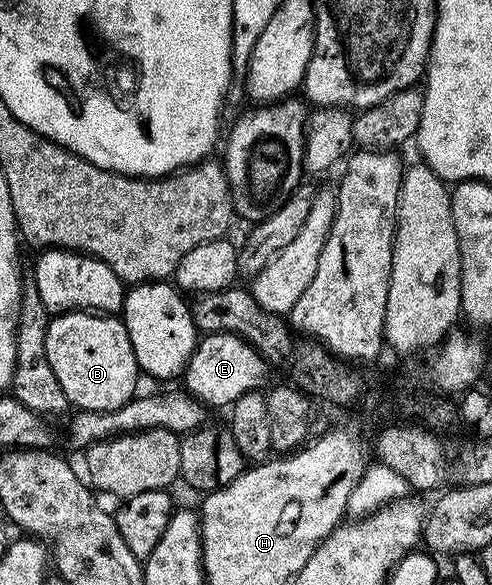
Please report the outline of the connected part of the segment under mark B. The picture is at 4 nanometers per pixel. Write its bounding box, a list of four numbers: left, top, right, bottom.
[45,311,141,411]

